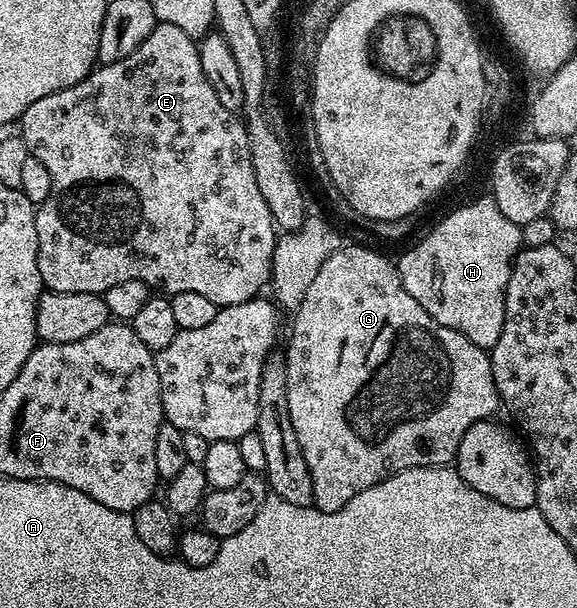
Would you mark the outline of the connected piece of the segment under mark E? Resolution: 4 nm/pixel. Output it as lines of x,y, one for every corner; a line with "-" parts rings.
175,25
154,26
152,35
124,59
107,65
99,64
80,83
44,99
36,99
20,118
20,136
31,157
40,159
52,175
50,197
37,206
36,239
38,240
38,266
43,286
51,293
97,293
105,295
112,287
128,279
136,279
149,285
151,290
173,295
180,291
192,291
212,299
218,306
244,303
259,296
271,284
276,226
260,187
256,187
256,171
252,171
252,155
248,147
248,135
243,118
220,103
209,79
201,66
201,55
195,38
189,37

